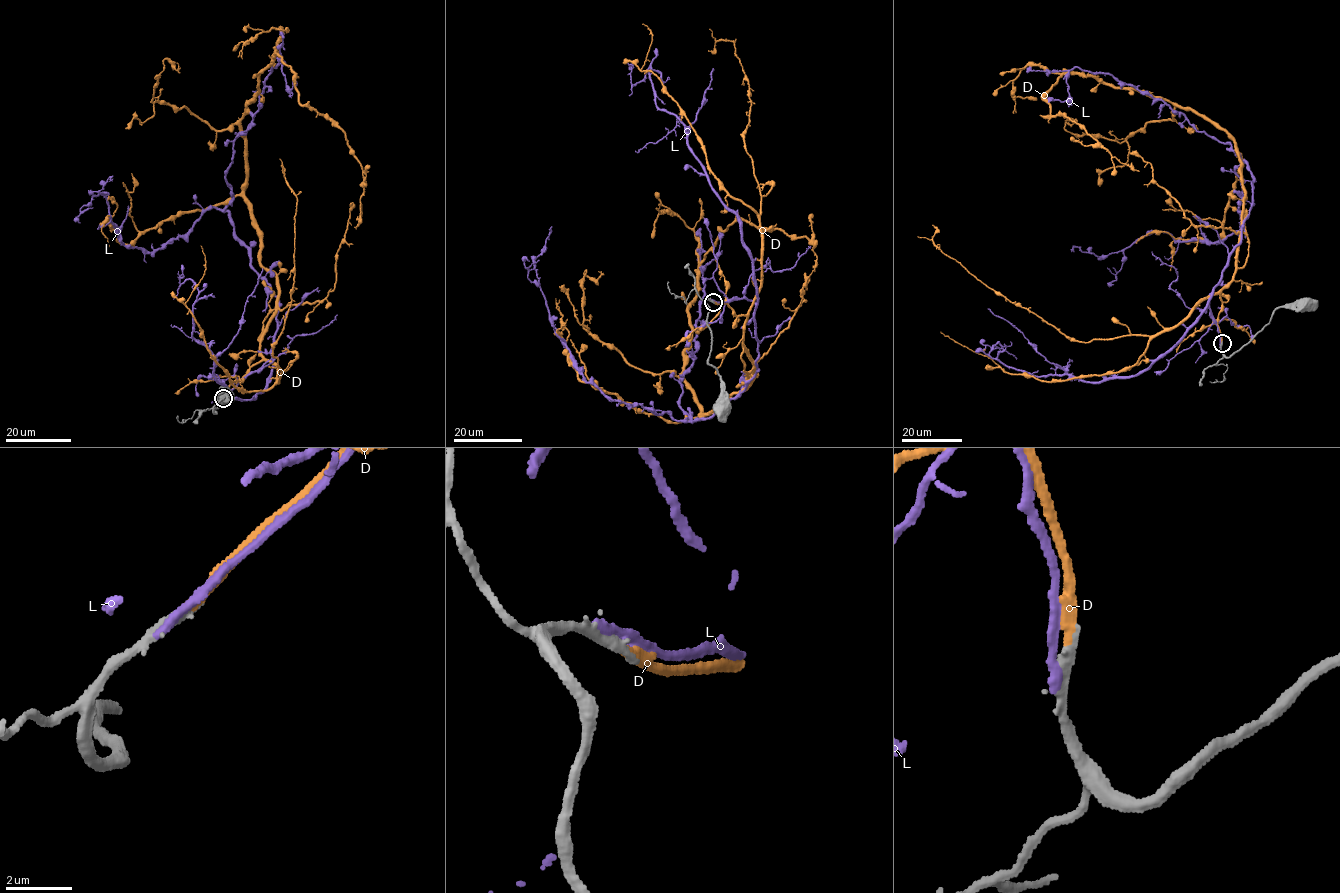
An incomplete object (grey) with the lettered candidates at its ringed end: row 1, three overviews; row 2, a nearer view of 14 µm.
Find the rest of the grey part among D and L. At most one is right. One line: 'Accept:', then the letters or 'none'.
Accept: D

